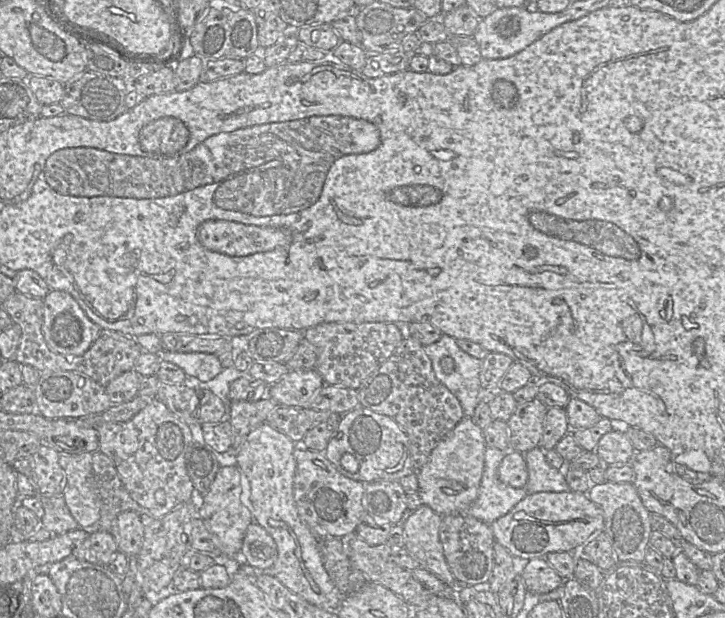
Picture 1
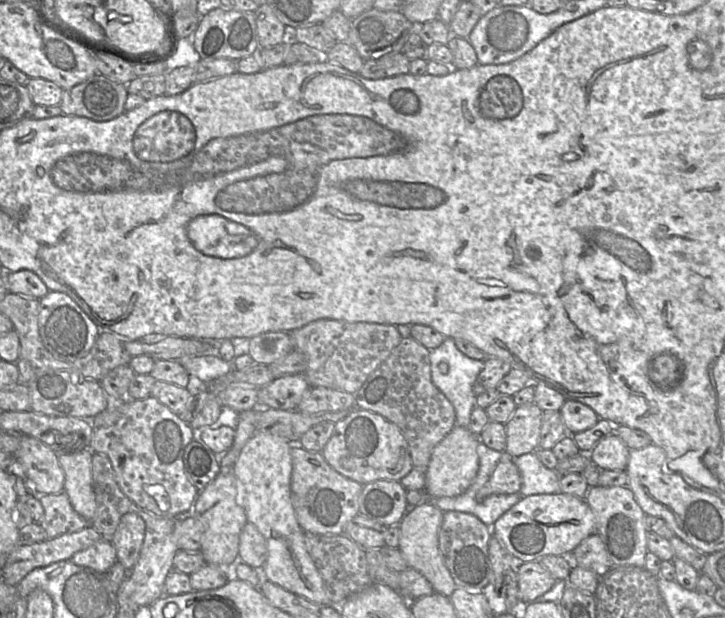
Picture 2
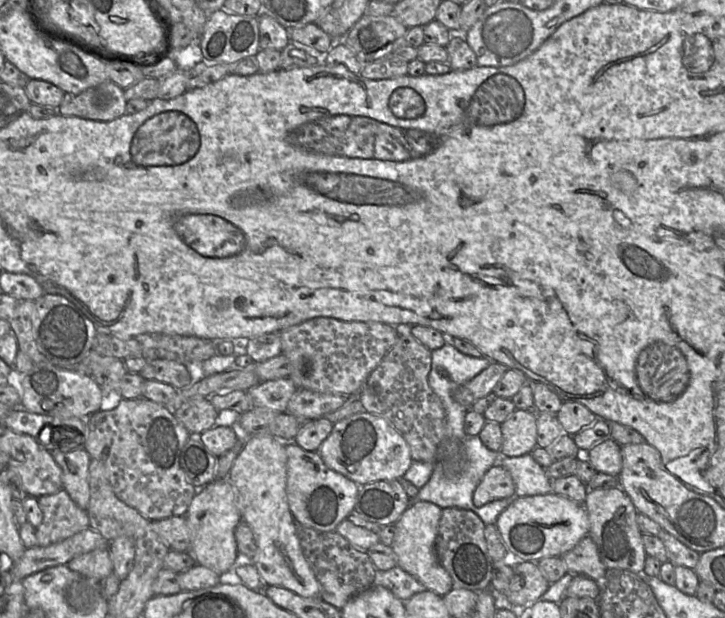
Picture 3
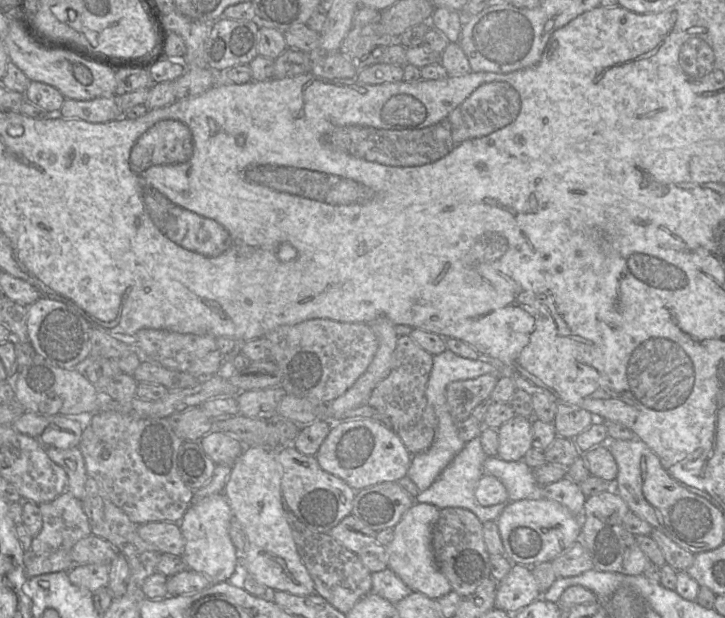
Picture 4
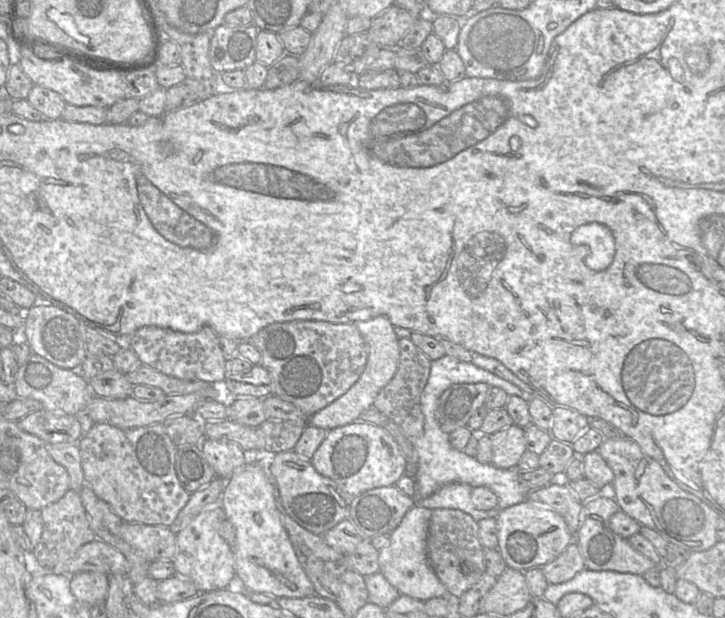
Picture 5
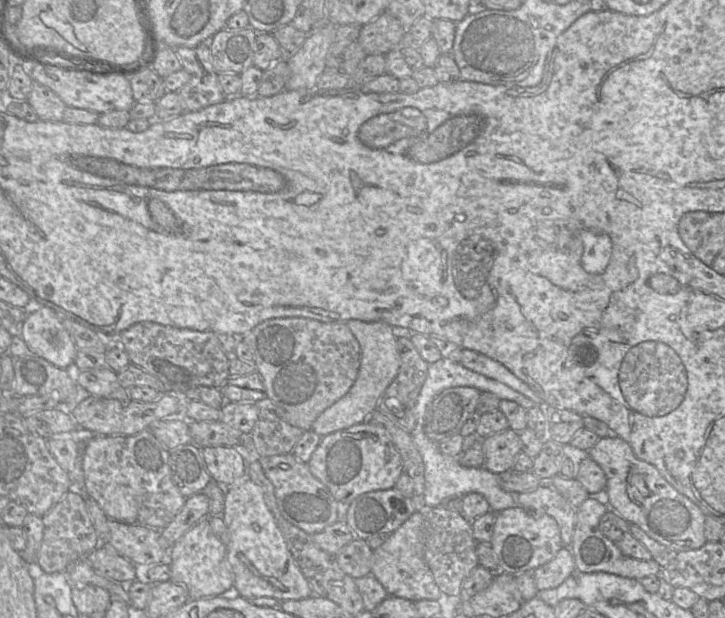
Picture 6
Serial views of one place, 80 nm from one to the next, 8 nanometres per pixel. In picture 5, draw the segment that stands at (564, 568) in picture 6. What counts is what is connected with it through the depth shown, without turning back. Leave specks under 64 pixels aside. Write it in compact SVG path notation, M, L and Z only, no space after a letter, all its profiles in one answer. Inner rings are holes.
M573 541L556 559L544 565L542 571L548 584L560 584L569 581L585 568L579 547Z

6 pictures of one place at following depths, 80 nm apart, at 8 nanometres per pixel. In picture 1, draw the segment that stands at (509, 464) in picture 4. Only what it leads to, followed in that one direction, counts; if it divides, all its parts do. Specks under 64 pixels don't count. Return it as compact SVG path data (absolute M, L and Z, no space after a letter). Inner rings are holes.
M541 447L525 452L524 457L528 469L528 480L525 486L527 494L570 490L564 470L549 465L545 451Z

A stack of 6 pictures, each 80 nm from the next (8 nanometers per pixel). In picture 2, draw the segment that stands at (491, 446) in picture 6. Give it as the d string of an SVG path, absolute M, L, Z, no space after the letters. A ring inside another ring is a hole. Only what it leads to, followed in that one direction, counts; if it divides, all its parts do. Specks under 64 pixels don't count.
M535 404L517 406L507 421L505 454L516 458L537 451L540 444L543 411Z

